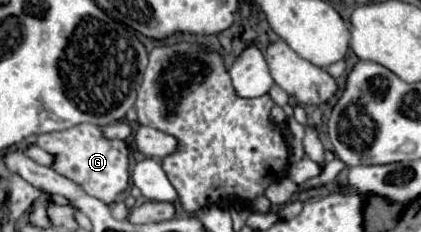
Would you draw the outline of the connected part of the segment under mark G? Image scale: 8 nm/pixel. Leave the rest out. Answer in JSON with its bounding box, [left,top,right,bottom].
[39,124,129,204]

